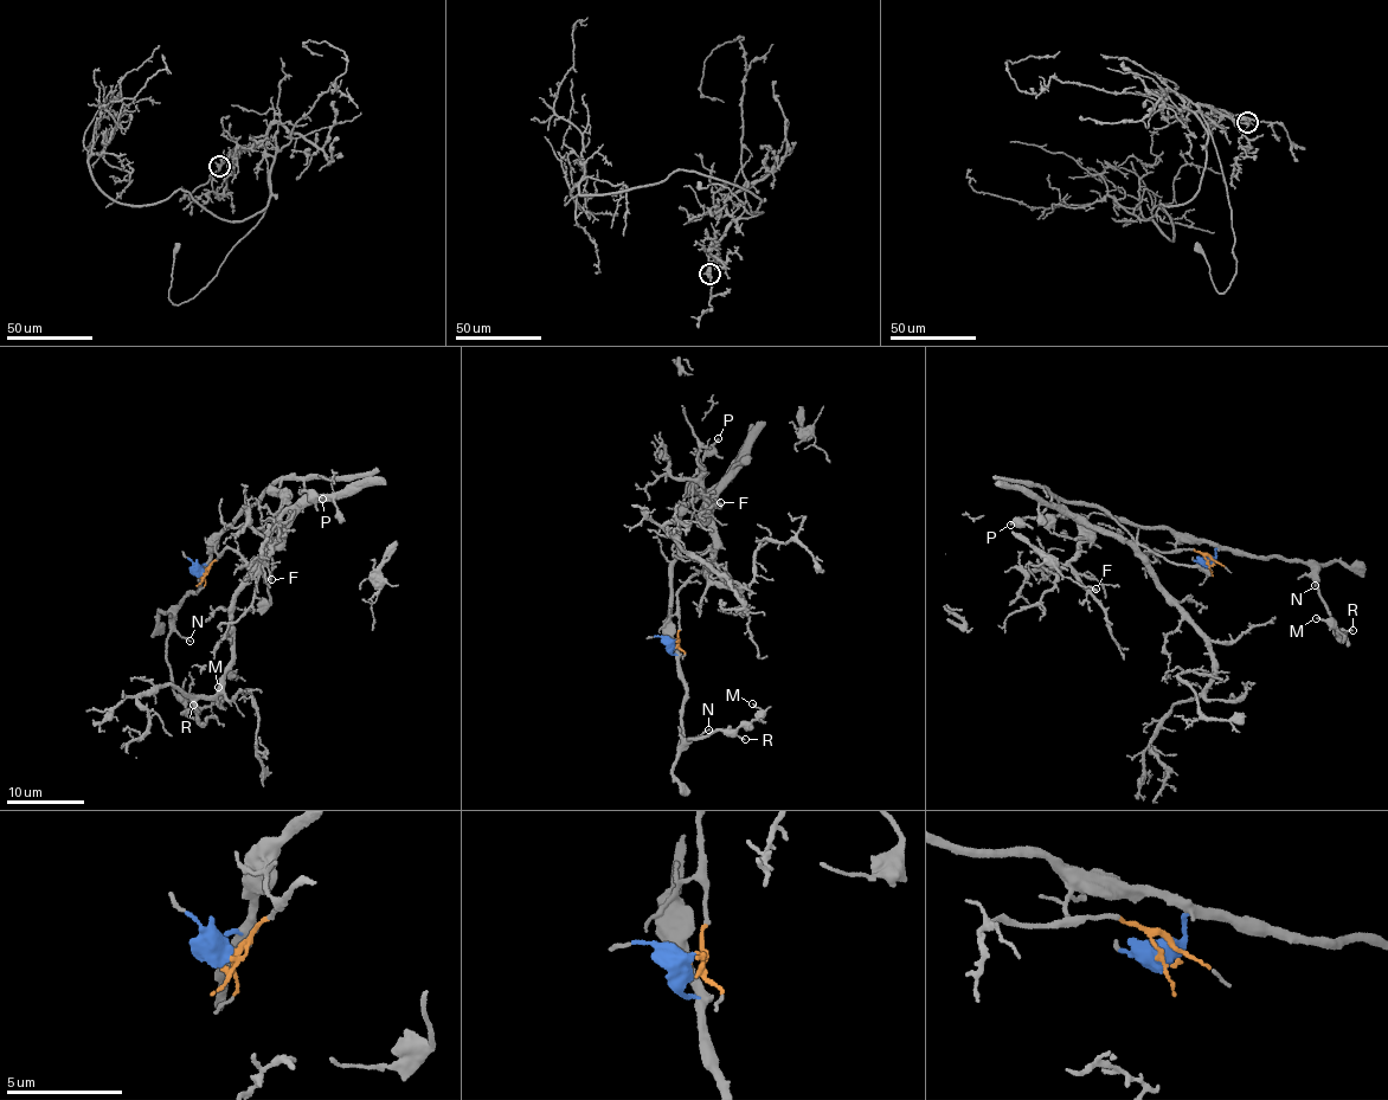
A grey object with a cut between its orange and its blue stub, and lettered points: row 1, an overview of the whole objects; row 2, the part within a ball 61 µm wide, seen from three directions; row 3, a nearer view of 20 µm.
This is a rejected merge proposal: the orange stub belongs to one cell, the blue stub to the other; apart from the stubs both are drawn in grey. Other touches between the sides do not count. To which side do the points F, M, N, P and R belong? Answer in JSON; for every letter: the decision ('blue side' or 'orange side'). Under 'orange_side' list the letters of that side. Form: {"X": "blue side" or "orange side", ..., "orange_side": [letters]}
{"F": "orange side", "M": "blue side", "N": "blue side", "P": "blue side", "R": "blue side", "orange_side": ["F"]}

